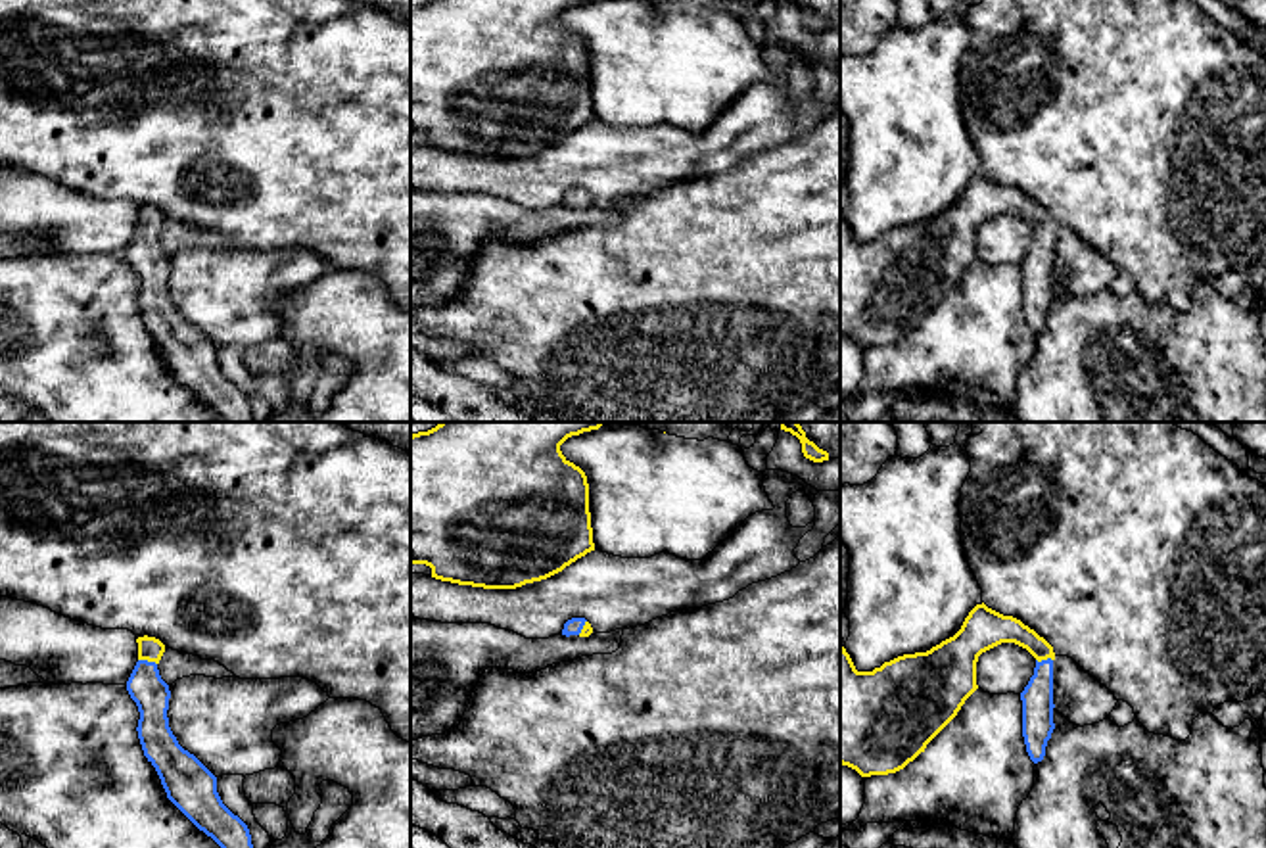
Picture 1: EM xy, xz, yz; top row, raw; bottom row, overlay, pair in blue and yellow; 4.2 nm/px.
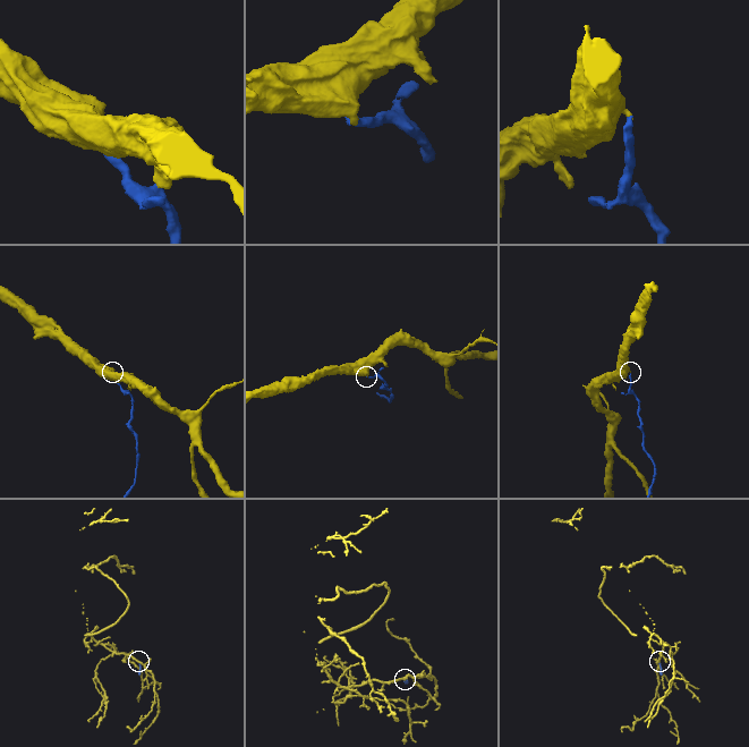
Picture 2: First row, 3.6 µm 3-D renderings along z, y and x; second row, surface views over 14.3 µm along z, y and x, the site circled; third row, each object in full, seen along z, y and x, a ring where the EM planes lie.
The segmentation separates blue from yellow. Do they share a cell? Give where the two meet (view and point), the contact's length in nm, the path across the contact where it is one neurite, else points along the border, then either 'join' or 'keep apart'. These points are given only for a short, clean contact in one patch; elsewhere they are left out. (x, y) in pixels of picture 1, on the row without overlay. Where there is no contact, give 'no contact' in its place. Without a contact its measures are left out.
meets blue in xy at (146, 231); contact 80 nm long; runs through xy (144, 256), (146, 231), (150, 219); join

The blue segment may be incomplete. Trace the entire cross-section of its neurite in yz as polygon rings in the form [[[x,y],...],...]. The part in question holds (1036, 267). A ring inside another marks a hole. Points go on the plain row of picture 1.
[[[984,173],[965,188],[961,200],[926,223],[903,224],[873,242],[857,242],[846,219],[840,219],[840,334],[861,347],[888,345],[913,332],[926,315],[957,286],[978,259],[978,226],[1001,213],[1015,213],[1036,228],[1034,246],[1020,263],[1022,307],[1034,334],[1045,326],[1053,294],[1053,217],[1013,186],[1003,186]]]

